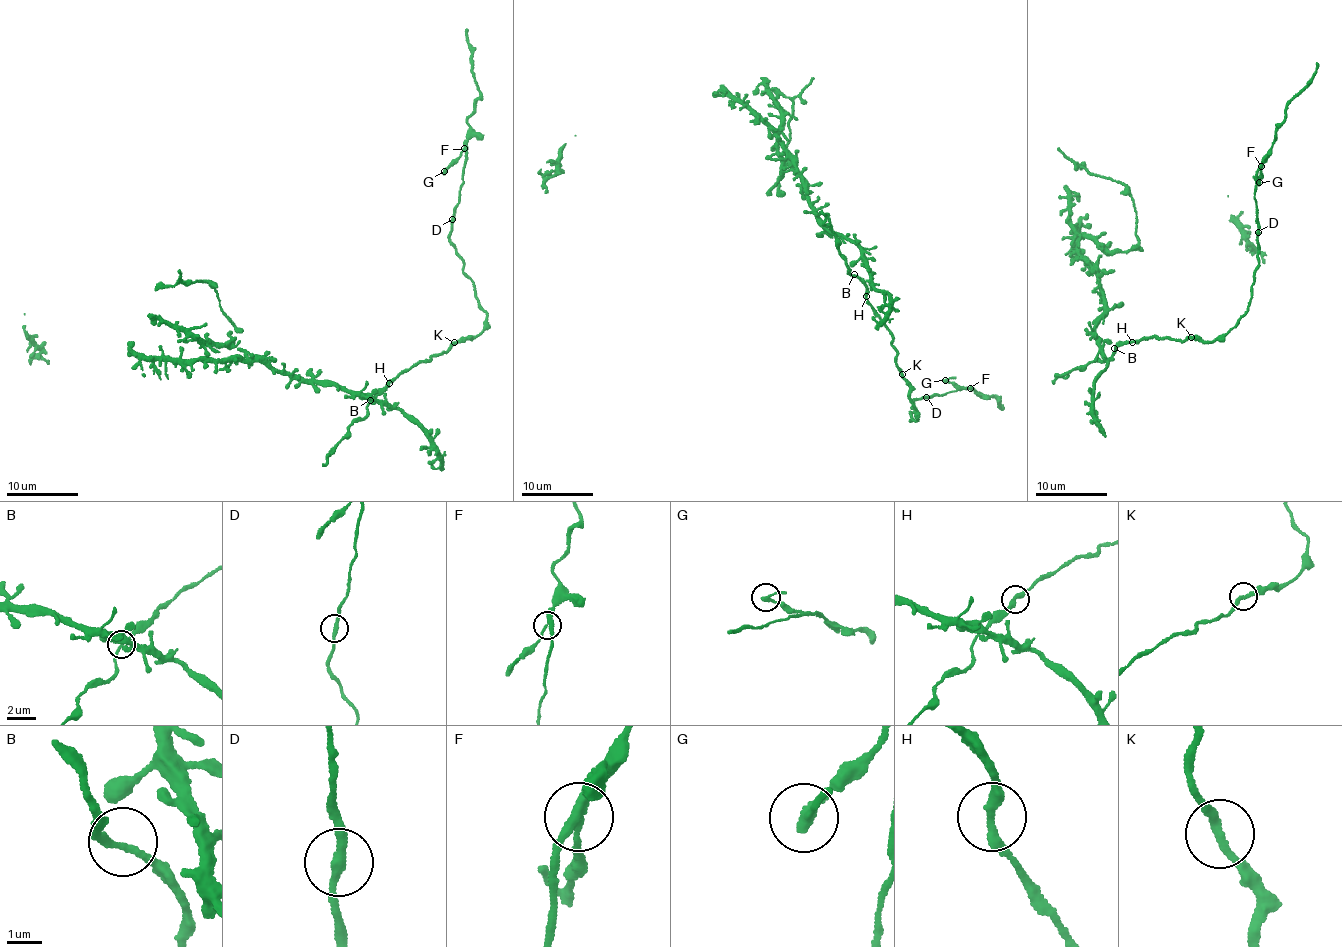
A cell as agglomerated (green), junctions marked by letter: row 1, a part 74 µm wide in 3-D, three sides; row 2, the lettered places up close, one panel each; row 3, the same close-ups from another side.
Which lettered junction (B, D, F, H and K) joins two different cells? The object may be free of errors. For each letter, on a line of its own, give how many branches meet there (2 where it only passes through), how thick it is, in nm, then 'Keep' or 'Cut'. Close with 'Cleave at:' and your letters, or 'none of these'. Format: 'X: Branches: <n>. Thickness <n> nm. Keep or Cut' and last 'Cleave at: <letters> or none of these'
B: Branches: 3. Thickness 150 nm. Keep
D: Branches: 2. Thickness 240 nm. Keep
F: Branches: 3. Thickness 240 nm. Cut
H: Branches: 2. Thickness 280 nm. Keep
K: Branches: 2. Thickness 240 nm. Keep
Cleave at: F

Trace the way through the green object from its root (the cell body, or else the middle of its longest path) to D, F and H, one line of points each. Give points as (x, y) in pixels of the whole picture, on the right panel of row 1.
D: (1115, 346), (1150, 336), (1182, 341), (1193, 338), (1211, 343), (1220, 339), (1248, 309), (1259, 260), (1258, 232)
F: (1115, 346), (1150, 336), (1182, 341), (1193, 338), (1211, 343), (1246, 312), (1260, 250), (1254, 189), (1261, 165)
H: (1115, 346), (1132, 342)

